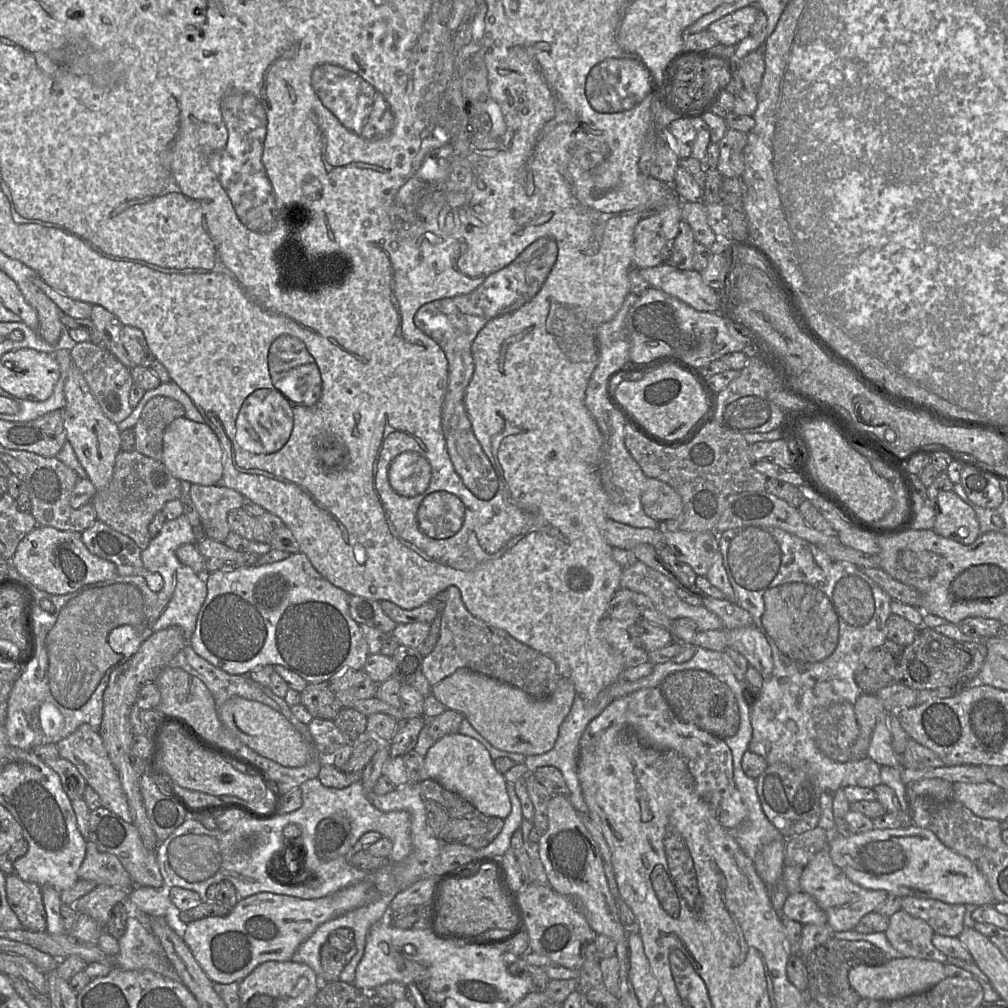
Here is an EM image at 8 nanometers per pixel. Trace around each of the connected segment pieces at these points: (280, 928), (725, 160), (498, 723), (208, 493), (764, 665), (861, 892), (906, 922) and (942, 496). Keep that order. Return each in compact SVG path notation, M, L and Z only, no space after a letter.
M369 881L317 899L261 892L240 899L227 916L206 917L187 924L182 939L211 981L230 984L242 981L266 961L292 961L299 945L321 924L368 904L378 894Z
M728 128L718 143L720 156L716 168L724 178L742 177L745 170L744 149L747 137L744 132Z
M460 668L438 684L432 686L431 693L447 709L462 713L477 732L492 746L499 750L520 753L525 756L544 754L554 747L558 738L560 725L570 712L576 697L574 684L566 677L560 677L556 689L550 696L543 699L536 699L518 687L468 668Z
M192 484L190 498L199 514L206 537L223 543L231 532L228 513L242 508L244 497L223 485Z
M755 625L728 630L727 642L728 647L741 653L764 680L771 676L772 650L765 635Z
M828 843L804 867L800 879L800 888L825 911L827 923L834 932L854 930L859 921L868 913L875 911L889 895L884 890L866 889L852 882L832 861Z
M899 910L889 917L889 926L884 932L888 942L904 957L938 961L947 964L947 956L932 944L935 934L922 919Z
M953 490L940 492L930 500L935 511L933 530L964 545L973 543L980 535L980 527L974 509Z

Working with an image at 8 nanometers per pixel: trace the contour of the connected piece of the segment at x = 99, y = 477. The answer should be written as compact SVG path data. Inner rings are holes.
M74 363L65 381L64 395L66 399L66 405L63 408L64 428L67 441L73 447L79 463L86 471L87 479L91 481L96 491L101 491L112 479L115 459L121 451L121 432L117 424L104 415L79 368Z

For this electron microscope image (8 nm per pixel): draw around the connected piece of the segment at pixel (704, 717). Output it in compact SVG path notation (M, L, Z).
M683 670L669 674L660 684L662 694L675 715L719 738L734 736L740 725L738 701L731 688L703 670Z

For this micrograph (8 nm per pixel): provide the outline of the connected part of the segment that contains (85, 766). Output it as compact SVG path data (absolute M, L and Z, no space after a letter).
M82 724L68 737L56 743L56 747L60 757L75 765L87 784L97 792L101 799L101 806L117 814L126 822L132 823L132 815L118 773L98 731L88 724Z

